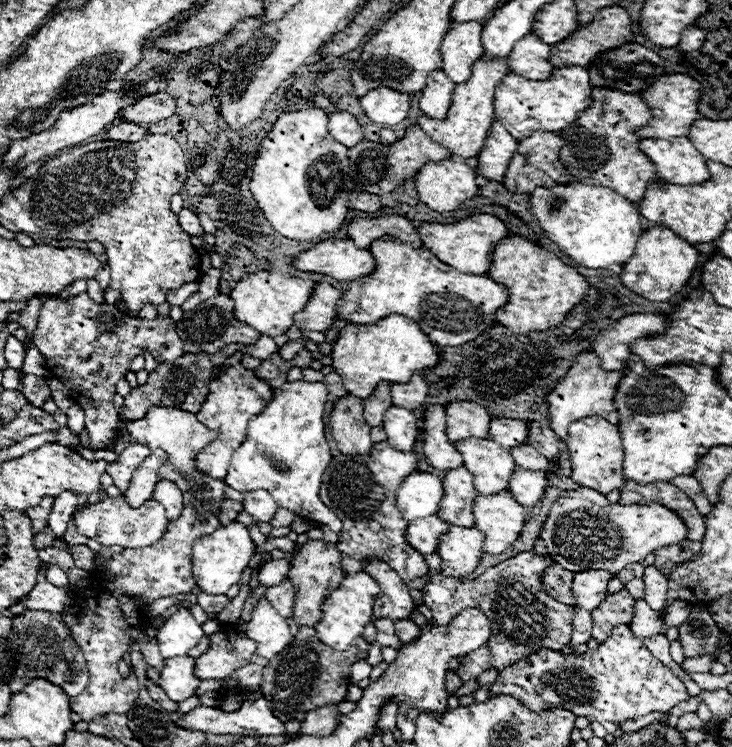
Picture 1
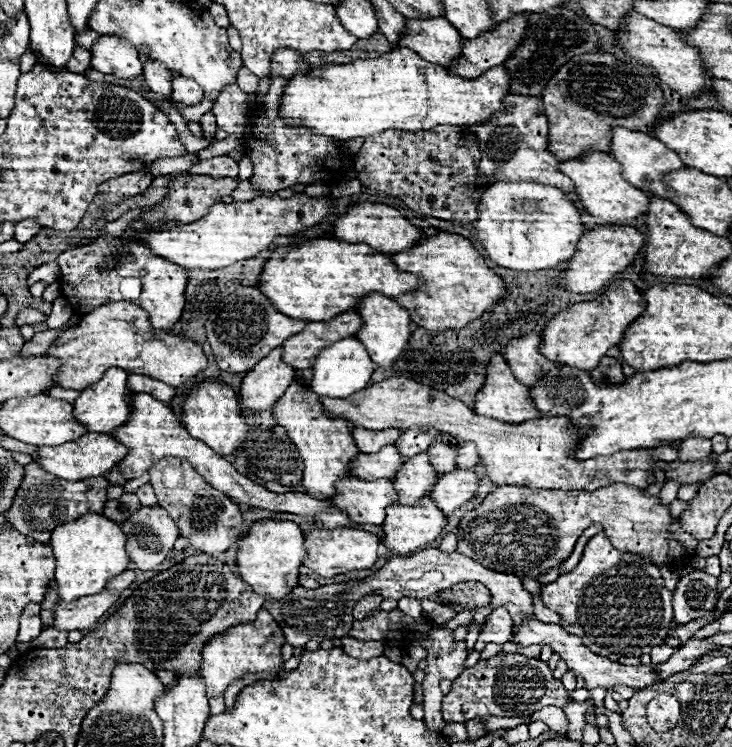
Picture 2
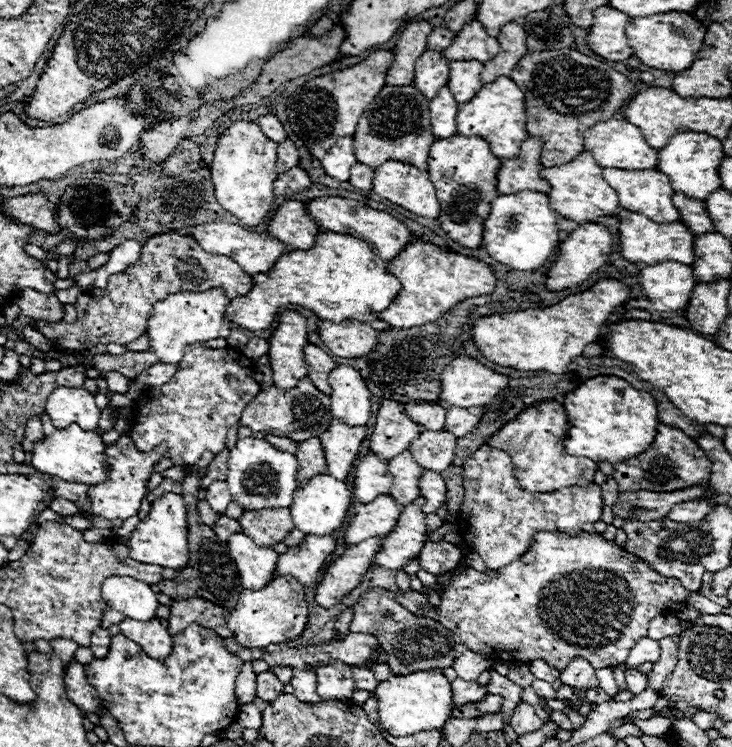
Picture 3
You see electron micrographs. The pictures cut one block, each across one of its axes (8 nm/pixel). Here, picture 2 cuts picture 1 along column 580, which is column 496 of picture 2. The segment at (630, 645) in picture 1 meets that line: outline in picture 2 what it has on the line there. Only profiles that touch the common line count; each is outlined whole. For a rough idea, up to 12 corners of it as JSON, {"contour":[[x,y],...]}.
{"contour":[[498,654],[442,698],[444,722],[564,708],[546,662]]}

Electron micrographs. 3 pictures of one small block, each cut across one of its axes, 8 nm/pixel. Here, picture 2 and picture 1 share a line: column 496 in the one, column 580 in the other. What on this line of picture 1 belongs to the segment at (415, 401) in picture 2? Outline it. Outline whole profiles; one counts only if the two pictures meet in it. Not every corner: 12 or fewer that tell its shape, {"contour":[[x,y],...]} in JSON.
{"contour":[[618,426],[568,428],[572,480],[604,496],[624,484]]}

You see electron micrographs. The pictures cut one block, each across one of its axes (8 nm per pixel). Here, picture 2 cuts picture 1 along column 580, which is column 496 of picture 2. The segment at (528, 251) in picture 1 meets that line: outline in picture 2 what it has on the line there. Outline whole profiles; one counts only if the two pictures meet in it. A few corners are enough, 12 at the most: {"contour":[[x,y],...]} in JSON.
{"contour":[[468,238],[390,254],[420,288],[396,302],[426,330],[464,328],[504,294]]}

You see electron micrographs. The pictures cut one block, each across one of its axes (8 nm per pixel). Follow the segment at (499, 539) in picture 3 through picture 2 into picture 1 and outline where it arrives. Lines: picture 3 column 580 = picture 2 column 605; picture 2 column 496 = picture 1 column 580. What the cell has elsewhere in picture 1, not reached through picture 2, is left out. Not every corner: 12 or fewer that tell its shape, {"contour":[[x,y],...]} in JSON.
{"contour":[[564,492],[538,538],[570,572],[618,574],[686,538],[660,504]]}

